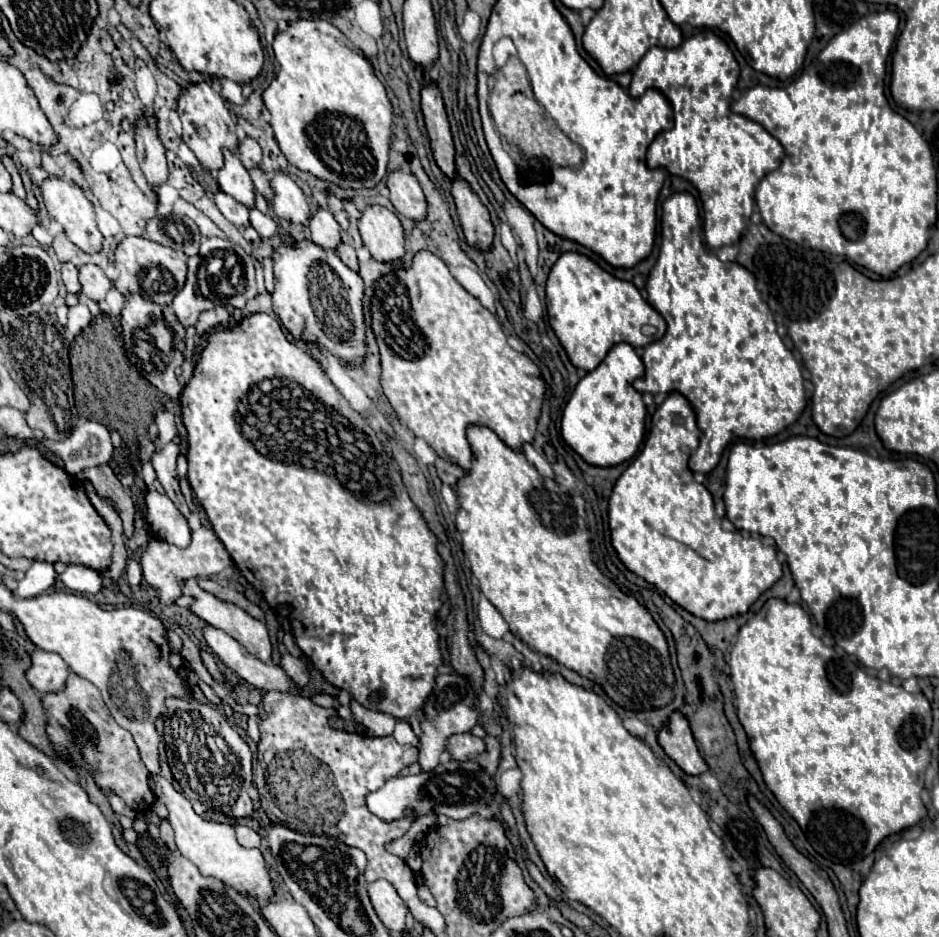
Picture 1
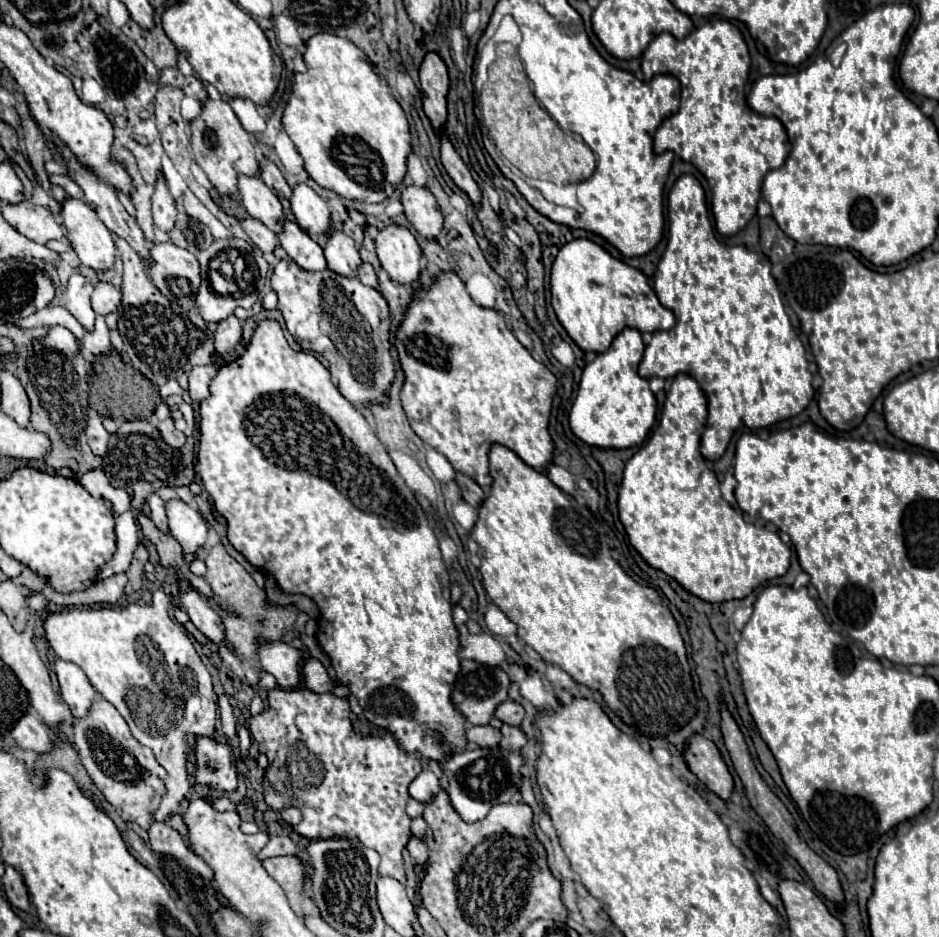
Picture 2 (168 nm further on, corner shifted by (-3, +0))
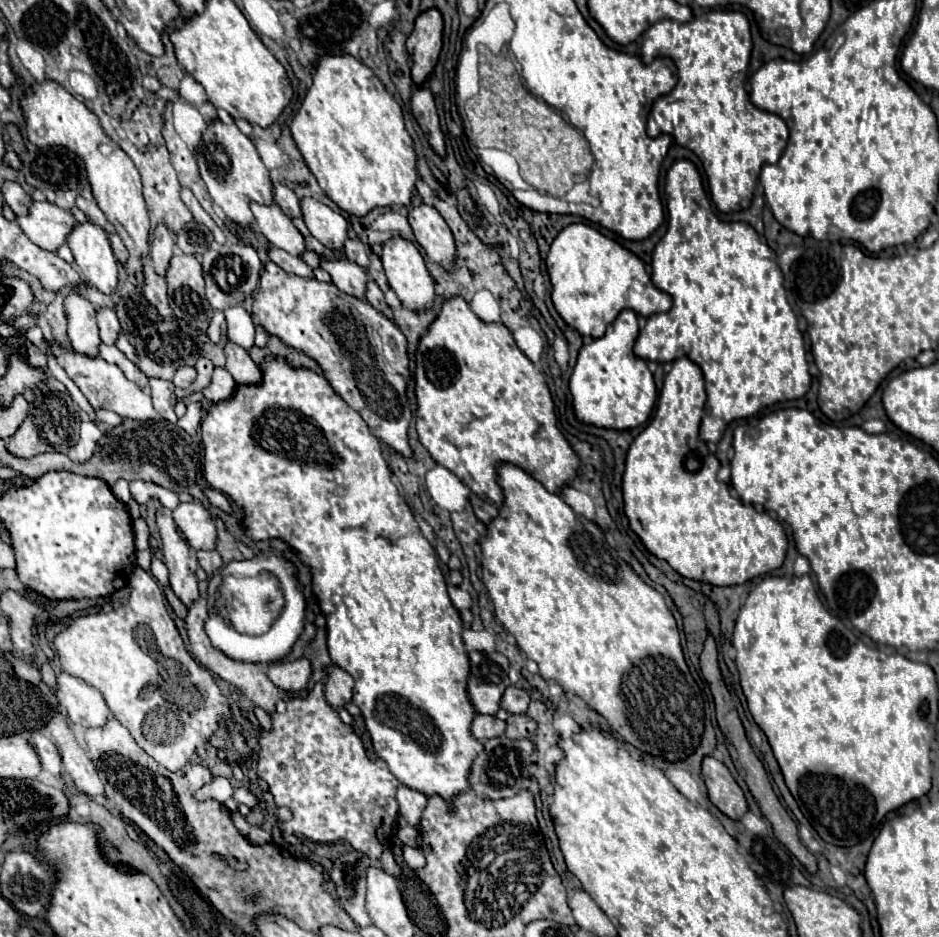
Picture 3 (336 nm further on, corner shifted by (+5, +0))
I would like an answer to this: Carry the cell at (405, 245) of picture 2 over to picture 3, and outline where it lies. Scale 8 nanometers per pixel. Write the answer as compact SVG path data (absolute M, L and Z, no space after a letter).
M393 236L393 238L385 240L385 244L381 246L381 264L383 264L385 276L389 280L389 286L395 290L395 294L403 302L403 306L407 306L411 310L431 308L431 302L435 296L433 280L431 280L431 274L425 266L423 256L419 254L419 250L415 248L413 242L405 240L401 236Z

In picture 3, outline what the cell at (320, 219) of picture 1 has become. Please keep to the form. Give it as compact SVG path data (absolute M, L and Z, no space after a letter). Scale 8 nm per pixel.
M333 254L333 256L327 256L325 260L321 260L321 268L331 276L333 284L339 290L343 290L345 294L359 296L359 298L365 296L365 284L369 280L369 276L359 264L347 260L341 254Z

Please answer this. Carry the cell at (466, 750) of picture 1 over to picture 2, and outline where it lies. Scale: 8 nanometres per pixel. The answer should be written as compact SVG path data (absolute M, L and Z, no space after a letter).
M469 726L467 728L467 740L471 746L493 748L501 740L501 730L493 728L493 726Z

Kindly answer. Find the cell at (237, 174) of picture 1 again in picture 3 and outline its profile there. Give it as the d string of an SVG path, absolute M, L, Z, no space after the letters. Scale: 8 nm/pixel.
M251 202L251 212L255 216L257 232L261 232L273 246L293 256L299 256L305 250L301 232L293 226L291 218L287 218L287 214L279 210L279 206L275 204L265 206L265 204Z

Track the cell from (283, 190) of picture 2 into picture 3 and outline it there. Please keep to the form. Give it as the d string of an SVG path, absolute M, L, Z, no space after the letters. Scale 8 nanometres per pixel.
M273 184L273 200L275 200L275 204L281 206L281 210L283 210L289 218L301 216L299 198L295 196L295 192L293 192L287 184Z

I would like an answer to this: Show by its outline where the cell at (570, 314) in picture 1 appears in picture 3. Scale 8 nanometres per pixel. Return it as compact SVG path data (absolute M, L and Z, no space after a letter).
M569 224L567 228L563 228L551 244L545 266L547 266L547 274L549 274L549 282L551 282L551 300L553 300L555 310L565 320L565 324L571 326L573 330L577 330L583 338L601 338L605 334L607 326L623 310L633 310L635 314L649 318L653 314L667 312L673 302L669 294L659 292L653 286L653 282L645 270L645 264L635 254L631 254L621 244L603 236L599 230L595 230L587 224Z

